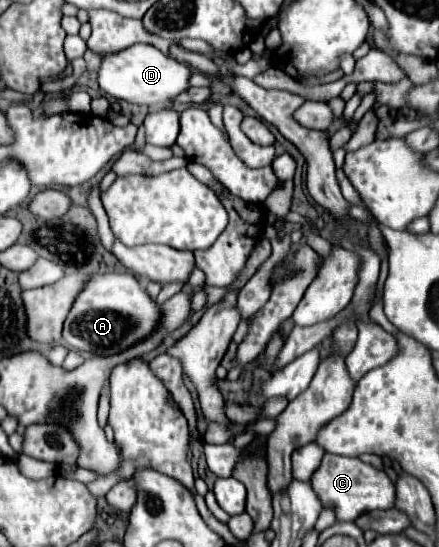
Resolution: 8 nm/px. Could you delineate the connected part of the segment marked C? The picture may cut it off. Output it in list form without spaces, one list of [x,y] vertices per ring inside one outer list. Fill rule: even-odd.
[[[324,453],[324,461],[310,477],[310,481],[312,481],[312,489],[316,489],[316,497],[320,497],[322,507],[332,509],[336,515],[336,521],[354,521],[366,511],[394,507],[396,491],[388,475],[384,471],[374,469],[372,465],[362,463],[360,459]]]

